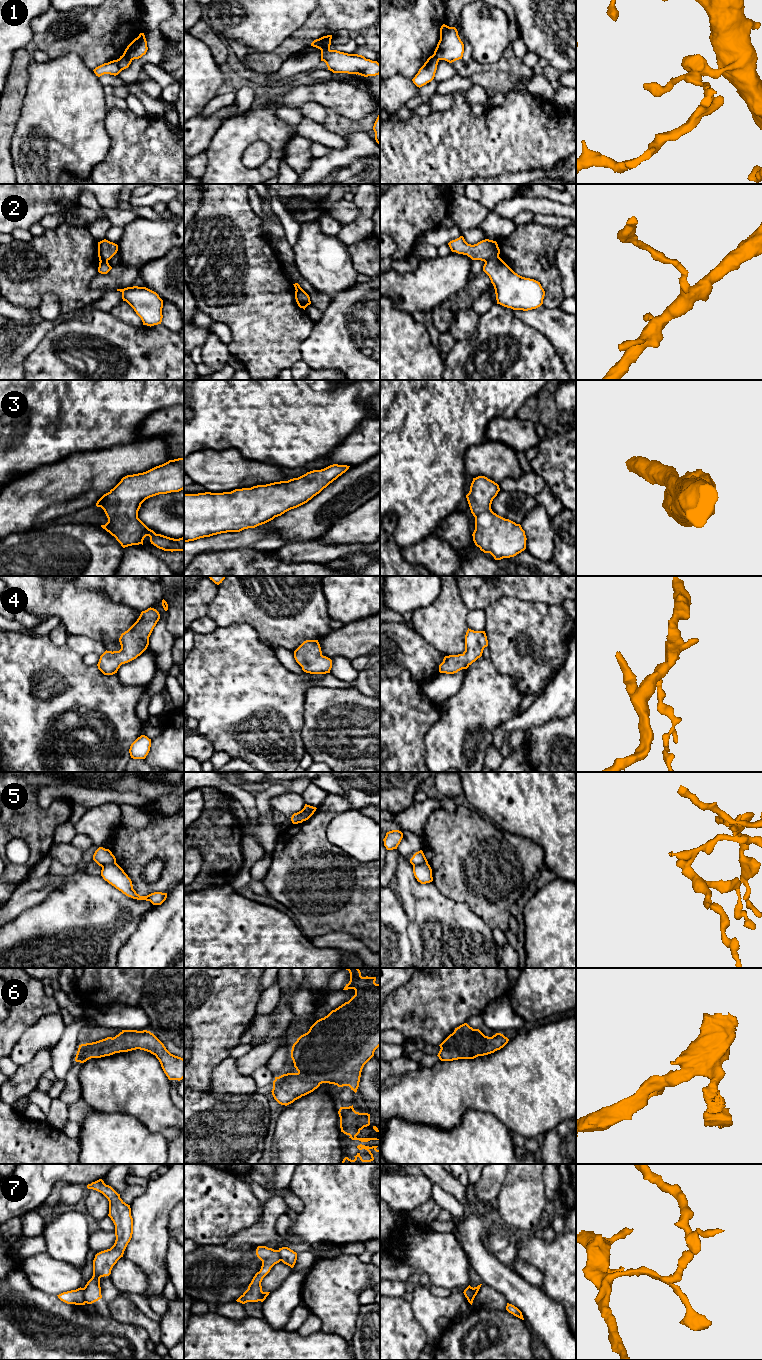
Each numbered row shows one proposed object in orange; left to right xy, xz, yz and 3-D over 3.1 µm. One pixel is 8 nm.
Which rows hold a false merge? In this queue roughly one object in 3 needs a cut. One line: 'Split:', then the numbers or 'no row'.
Split: 1, 2, 5, 7

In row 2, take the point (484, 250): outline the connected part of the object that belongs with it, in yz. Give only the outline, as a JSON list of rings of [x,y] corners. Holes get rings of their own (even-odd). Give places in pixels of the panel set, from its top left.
[[[463,236],[448,243],[452,252],[467,255],[472,260],[488,261],[499,257],[500,249],[496,241],[485,239],[477,244],[468,244]]]

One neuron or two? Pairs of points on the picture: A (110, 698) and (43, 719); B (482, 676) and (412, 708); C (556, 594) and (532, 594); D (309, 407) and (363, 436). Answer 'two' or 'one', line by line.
A: one
B: two
C: one
D: two

